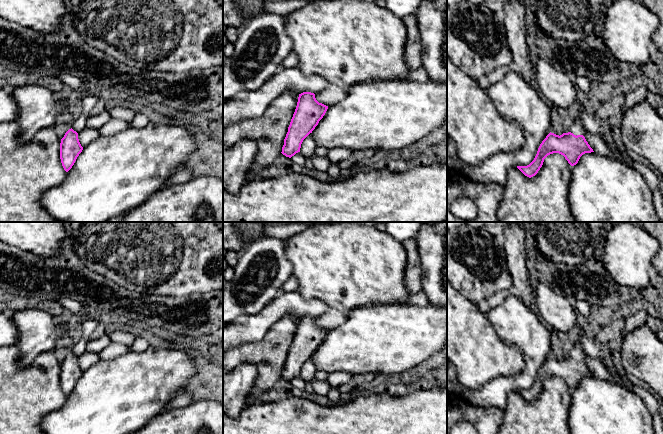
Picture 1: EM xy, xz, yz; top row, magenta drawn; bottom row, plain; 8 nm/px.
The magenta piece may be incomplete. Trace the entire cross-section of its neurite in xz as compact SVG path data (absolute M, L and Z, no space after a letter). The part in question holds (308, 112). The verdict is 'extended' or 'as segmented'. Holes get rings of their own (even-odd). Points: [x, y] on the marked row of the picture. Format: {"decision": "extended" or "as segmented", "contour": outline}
{"decision": "as segmented", "contour": "M303 92L299 94L281 153L291 158L300 152L303 140L312 133L327 109L328 106L316 100L314 93Z"}

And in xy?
{"decision": "as segmented", "contour": "M72 128L69 129L60 143L60 159L66 172L72 168L82 150L83 147L79 142L78 133Z"}

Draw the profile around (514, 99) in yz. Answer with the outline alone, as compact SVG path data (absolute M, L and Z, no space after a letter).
M513 69L498 82L490 84L486 93L502 117L514 121L521 127L524 144L519 152L496 154L478 166L463 164L461 171L468 179L474 182L494 182L504 186L507 170L510 167L527 166L534 160L540 144L551 132L551 112L549 106L540 98L533 87Z

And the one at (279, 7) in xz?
M269 0L265 3L265 10L269 13L287 15L299 8L306 6L312 0Z

